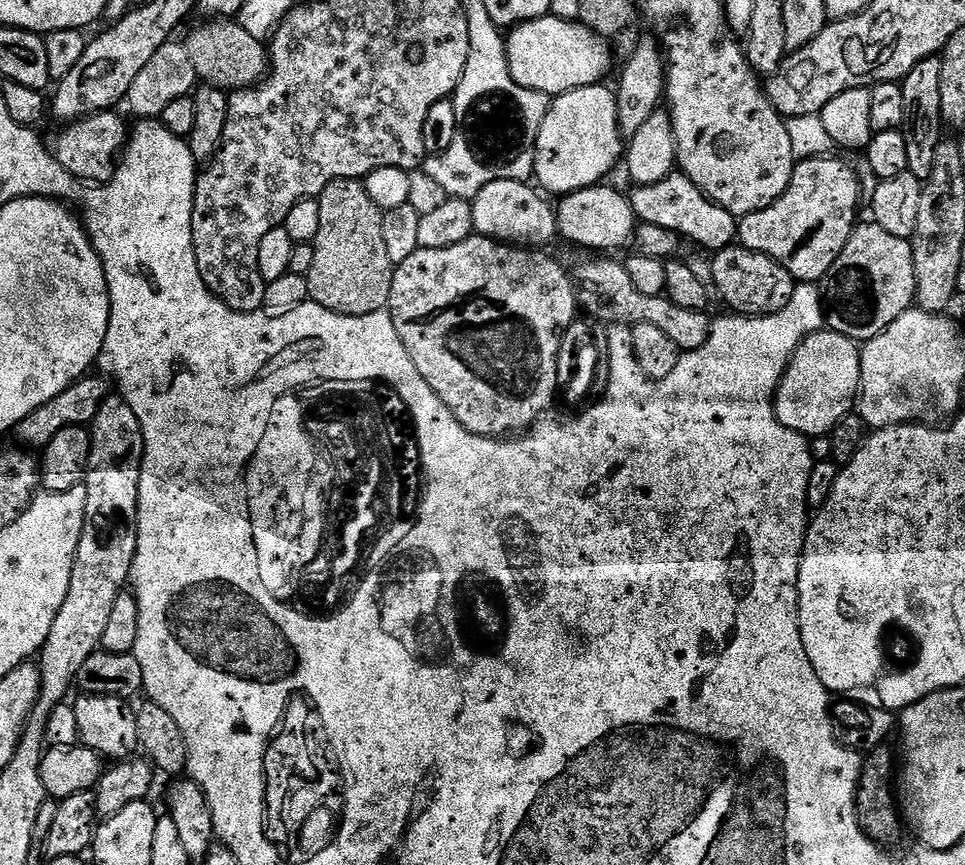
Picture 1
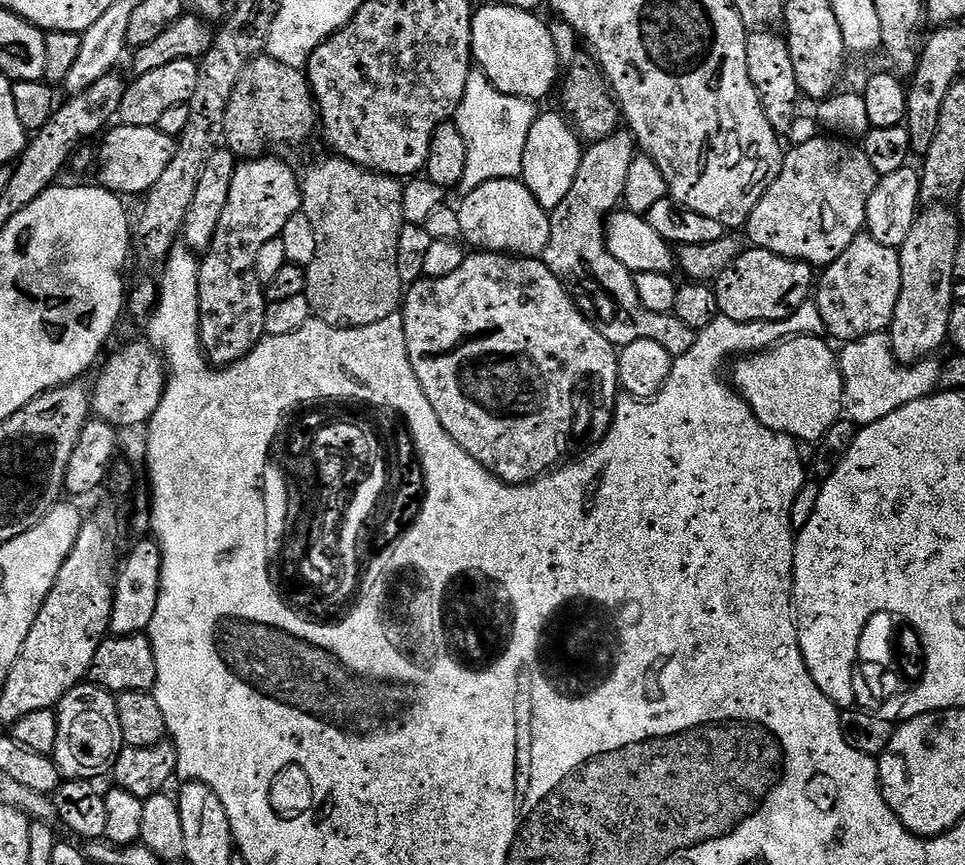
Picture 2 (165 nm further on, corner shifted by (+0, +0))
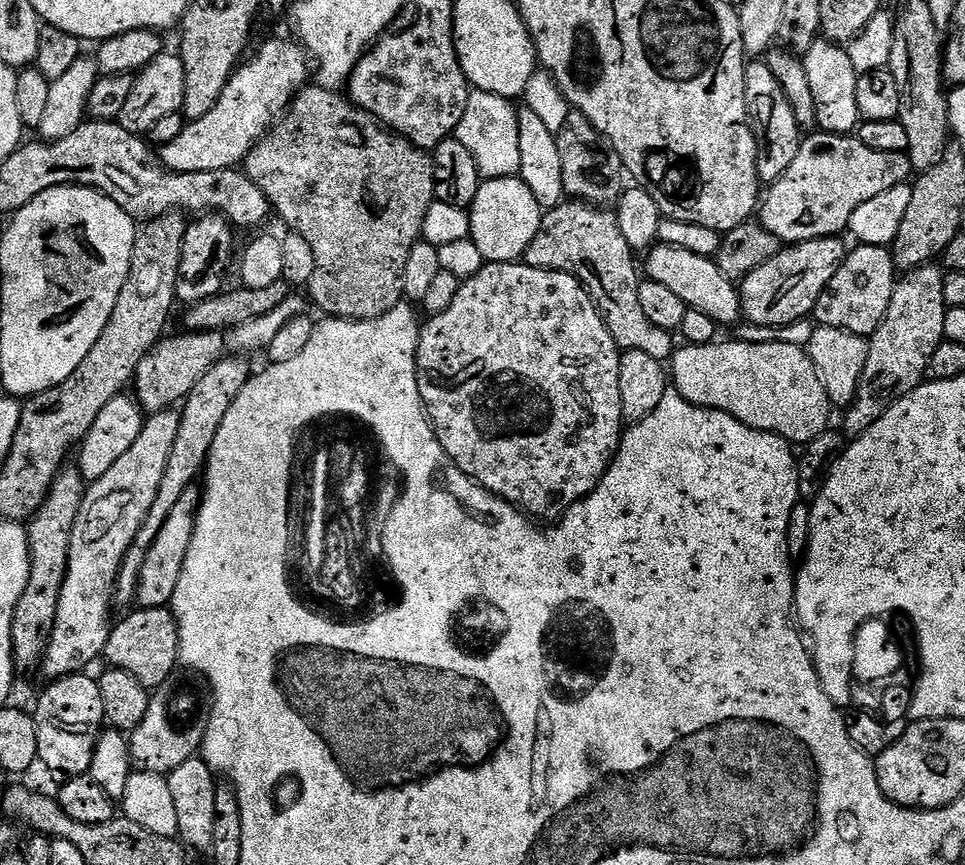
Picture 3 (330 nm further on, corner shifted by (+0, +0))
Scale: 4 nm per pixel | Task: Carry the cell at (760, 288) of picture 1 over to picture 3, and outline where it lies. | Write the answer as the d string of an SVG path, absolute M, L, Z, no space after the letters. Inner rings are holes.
M827 236L817 240L807 240L801 244L781 247L770 262L750 270L739 281L740 311L749 325L758 328L785 328L799 320L807 320L816 311L818 298L830 286L830 278L838 274L846 255L843 239Z

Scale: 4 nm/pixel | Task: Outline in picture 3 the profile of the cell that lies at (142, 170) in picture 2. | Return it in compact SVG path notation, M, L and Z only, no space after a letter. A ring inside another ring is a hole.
M287 39L268 40L256 53L253 51L232 73L214 110L185 123L174 142L159 145L160 162L168 171L209 172L243 165L250 150L288 111L297 92L309 83L310 57L295 39Z

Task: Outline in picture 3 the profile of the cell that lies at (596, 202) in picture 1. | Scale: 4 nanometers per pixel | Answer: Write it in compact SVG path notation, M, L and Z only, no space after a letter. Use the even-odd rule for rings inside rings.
M657 242L647 249L644 258L645 260L642 260L643 275L662 286L667 286L673 294L678 294L678 298L686 302L688 309L702 310L702 314L714 318L718 326L724 326L724 324L736 326L741 323L739 287L730 278L726 278L722 270L718 270L713 257L694 254L691 250L682 250L682 246L670 246Z

